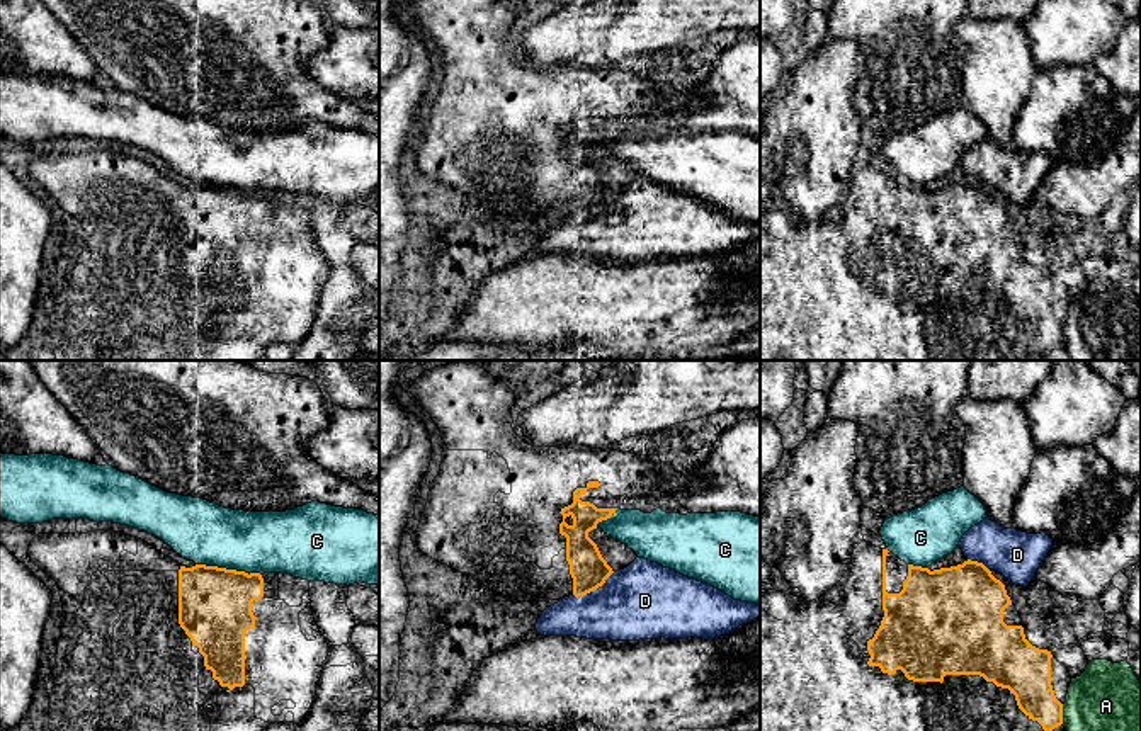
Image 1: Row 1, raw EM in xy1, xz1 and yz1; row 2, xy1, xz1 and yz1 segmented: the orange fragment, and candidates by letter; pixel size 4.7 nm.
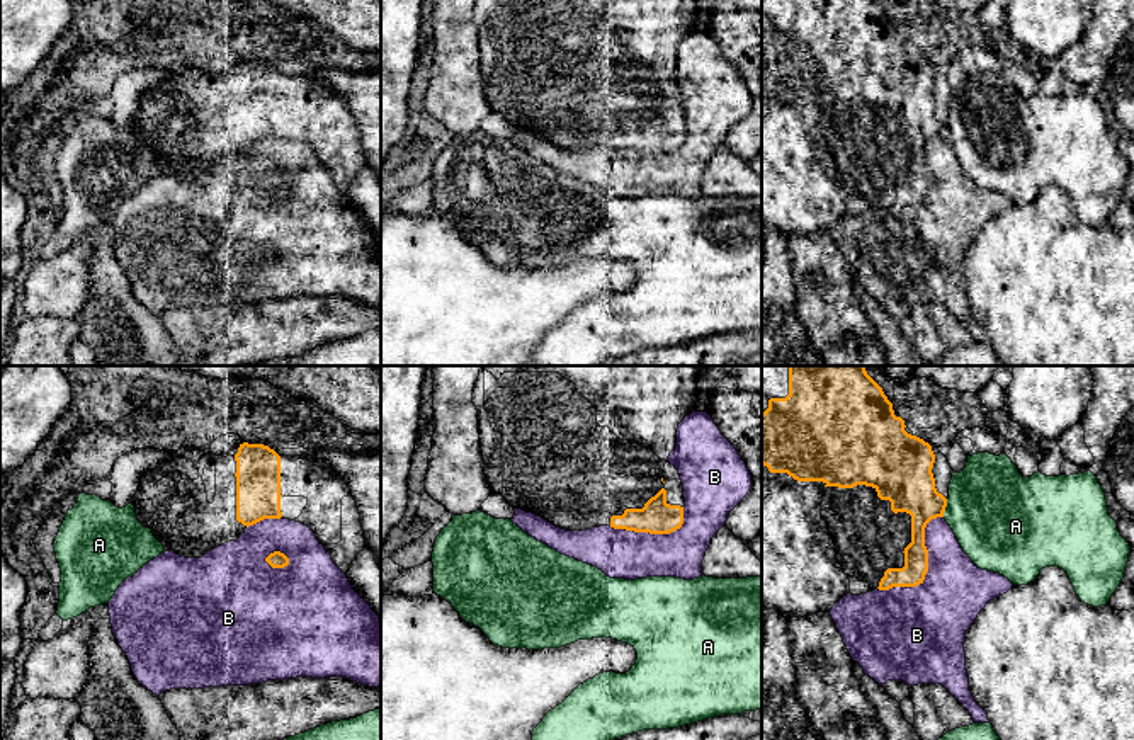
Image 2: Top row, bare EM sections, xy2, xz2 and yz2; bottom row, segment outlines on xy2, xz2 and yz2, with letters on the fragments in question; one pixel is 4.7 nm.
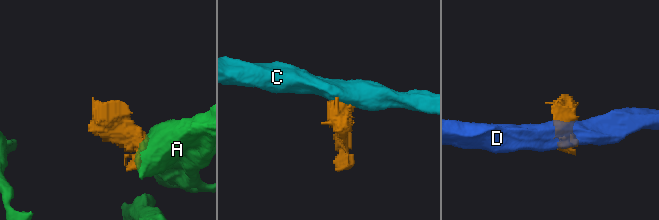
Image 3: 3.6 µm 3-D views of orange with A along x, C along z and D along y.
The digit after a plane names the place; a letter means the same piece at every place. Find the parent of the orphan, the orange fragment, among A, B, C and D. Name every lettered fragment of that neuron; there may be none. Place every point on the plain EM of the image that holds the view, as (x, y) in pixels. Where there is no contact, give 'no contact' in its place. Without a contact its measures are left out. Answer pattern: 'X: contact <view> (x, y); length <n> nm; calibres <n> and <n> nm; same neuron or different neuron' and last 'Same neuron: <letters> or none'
A: contact yz1 (1061, 334); length 100 nm; calibres 220 and 440 nm; different neuron
B: contact yz2 (927, 186); length 460 nm; calibres 120 and 360 nm; different neuron
C: contact xy1 (221, 187); length 260 nm; calibres 360 and 300 nm; different neuron
D: contact xz1 (594, 208); length 240 nm; calibres 180 and 360 nm; different neuron
Same neuron: none

